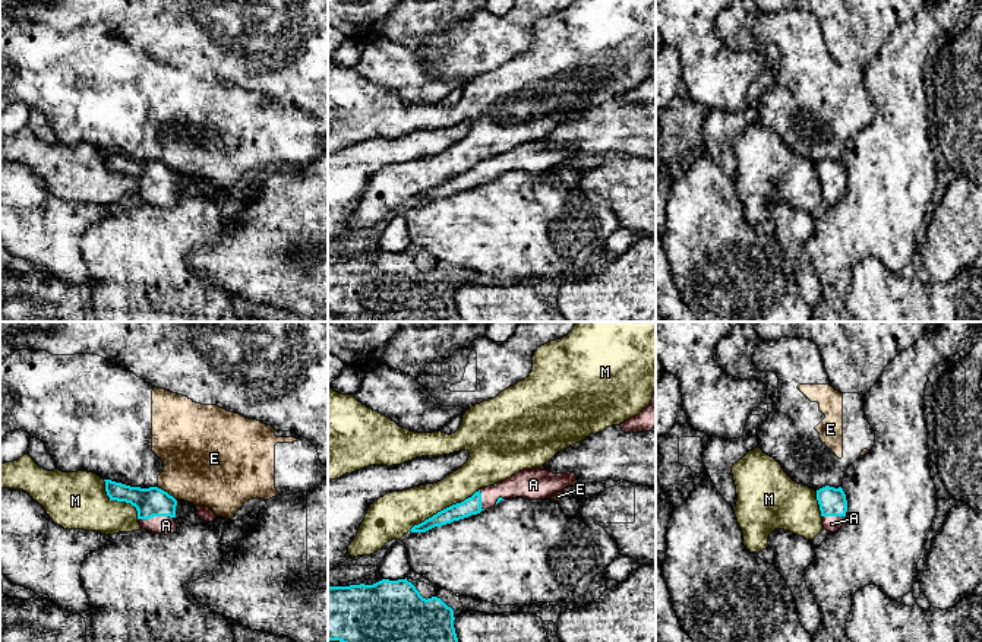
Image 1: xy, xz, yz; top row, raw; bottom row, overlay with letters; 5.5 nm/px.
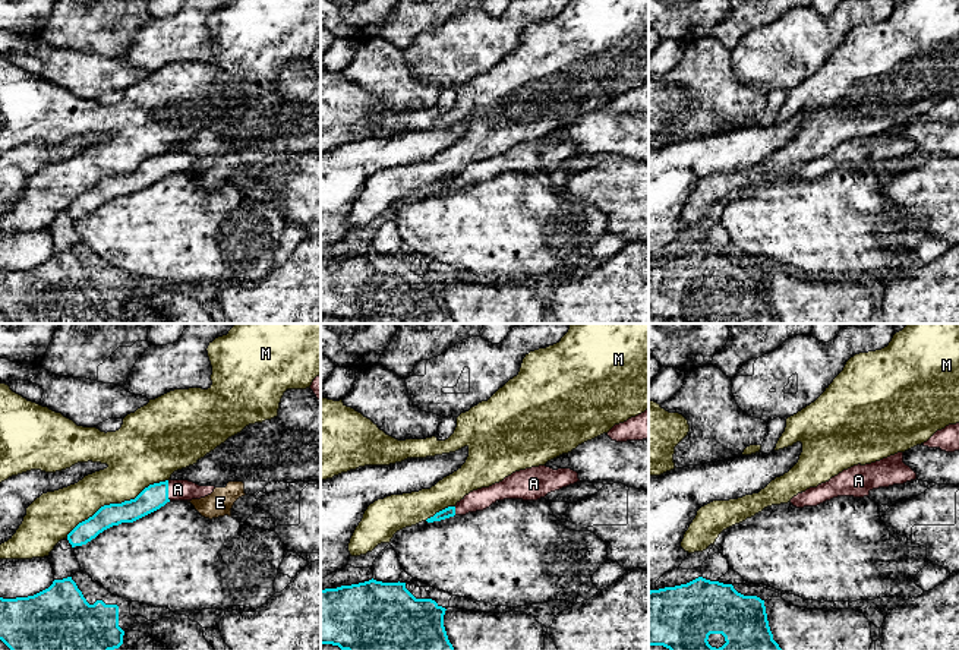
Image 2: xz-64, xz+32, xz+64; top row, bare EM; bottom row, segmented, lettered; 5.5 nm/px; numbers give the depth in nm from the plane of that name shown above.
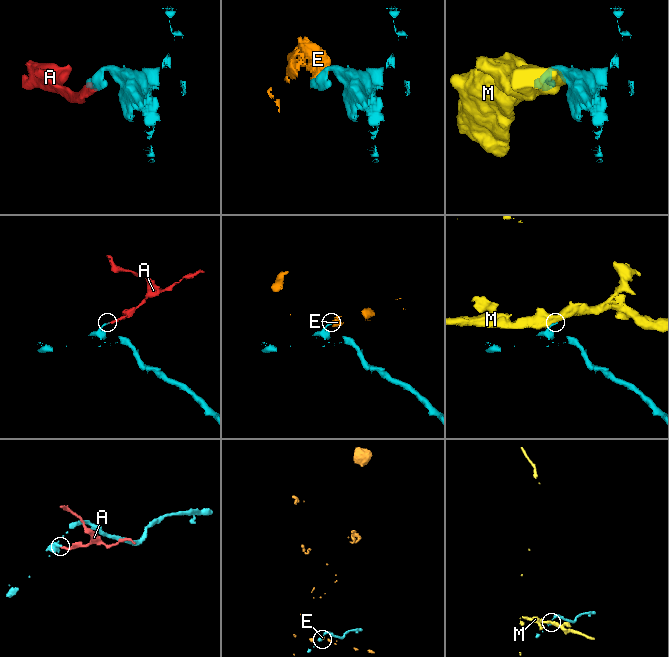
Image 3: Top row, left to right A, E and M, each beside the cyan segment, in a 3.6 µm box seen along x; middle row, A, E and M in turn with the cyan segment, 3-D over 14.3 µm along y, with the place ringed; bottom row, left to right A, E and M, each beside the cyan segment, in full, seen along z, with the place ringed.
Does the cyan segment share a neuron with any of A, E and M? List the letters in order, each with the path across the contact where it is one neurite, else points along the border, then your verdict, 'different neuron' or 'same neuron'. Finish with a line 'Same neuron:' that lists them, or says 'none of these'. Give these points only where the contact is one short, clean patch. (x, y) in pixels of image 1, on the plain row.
A: way xy (151, 174), (155, 180), (155, 187), (166, 198); same neuron
E: border xy (157, 160), (167, 164), (176, 173); different neuron
M: different neuron
Same neuron: A

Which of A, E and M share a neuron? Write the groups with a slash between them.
A / E / M

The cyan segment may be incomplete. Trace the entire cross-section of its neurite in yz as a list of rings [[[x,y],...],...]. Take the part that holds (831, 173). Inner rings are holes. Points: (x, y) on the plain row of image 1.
[[[825,158],[817,162],[817,173],[820,177],[822,199],[828,205],[836,205],[844,196],[847,184],[847,173],[842,159],[834,161]]]

